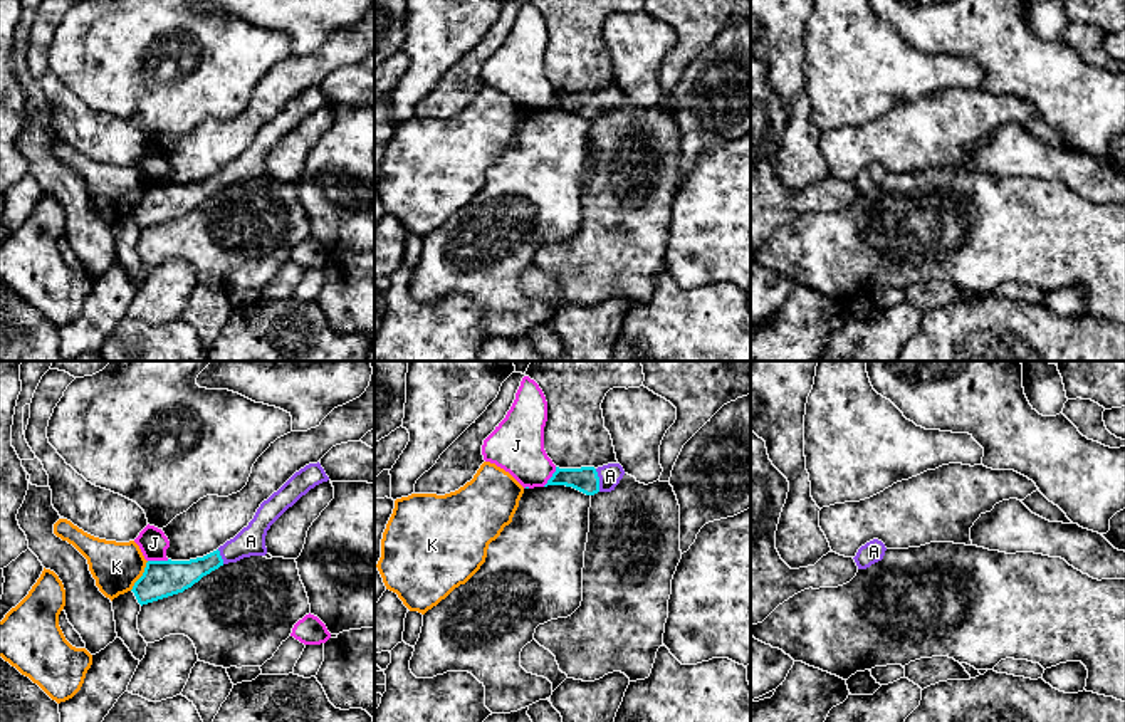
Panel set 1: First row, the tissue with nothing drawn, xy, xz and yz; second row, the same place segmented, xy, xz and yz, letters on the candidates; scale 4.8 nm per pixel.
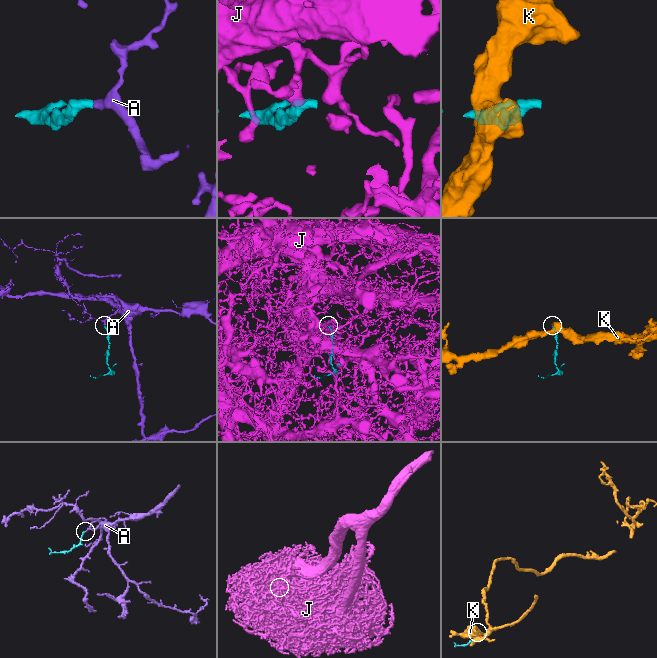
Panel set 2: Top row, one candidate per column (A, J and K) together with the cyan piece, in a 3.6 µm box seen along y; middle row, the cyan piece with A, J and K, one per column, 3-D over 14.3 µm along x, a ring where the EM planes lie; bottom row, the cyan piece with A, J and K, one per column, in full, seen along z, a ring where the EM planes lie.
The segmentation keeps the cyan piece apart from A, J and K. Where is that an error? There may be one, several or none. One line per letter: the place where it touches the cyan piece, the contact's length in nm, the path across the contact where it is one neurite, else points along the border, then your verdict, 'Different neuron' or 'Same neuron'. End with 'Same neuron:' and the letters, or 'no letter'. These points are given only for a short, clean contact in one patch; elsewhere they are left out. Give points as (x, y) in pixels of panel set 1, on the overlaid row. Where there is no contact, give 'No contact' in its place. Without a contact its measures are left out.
A: Touches cyan at xz (598, 481). Shared border 110 nm. Path across: xz (585, 479), (598, 481), (610, 476). Same neuron
J: Touches cyan at xy (158, 561). Shared border 100 nm. Boundary: xy (168, 559), (148, 561). Different neuron
K: Touches cyan at xy (141, 576). Shared border 170 nm. Different neuron
Same neuron: A

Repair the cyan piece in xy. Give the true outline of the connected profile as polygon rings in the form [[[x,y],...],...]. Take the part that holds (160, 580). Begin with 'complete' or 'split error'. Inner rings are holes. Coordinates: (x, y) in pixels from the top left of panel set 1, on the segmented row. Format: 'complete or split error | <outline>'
split error | [[[319,462],[309,463],[264,500],[249,526],[217,551],[190,561],[148,561],[143,576],[131,589],[138,603],[143,606],[183,593],[223,564],[265,556],[265,536],[270,526],[311,489],[327,480]]]

